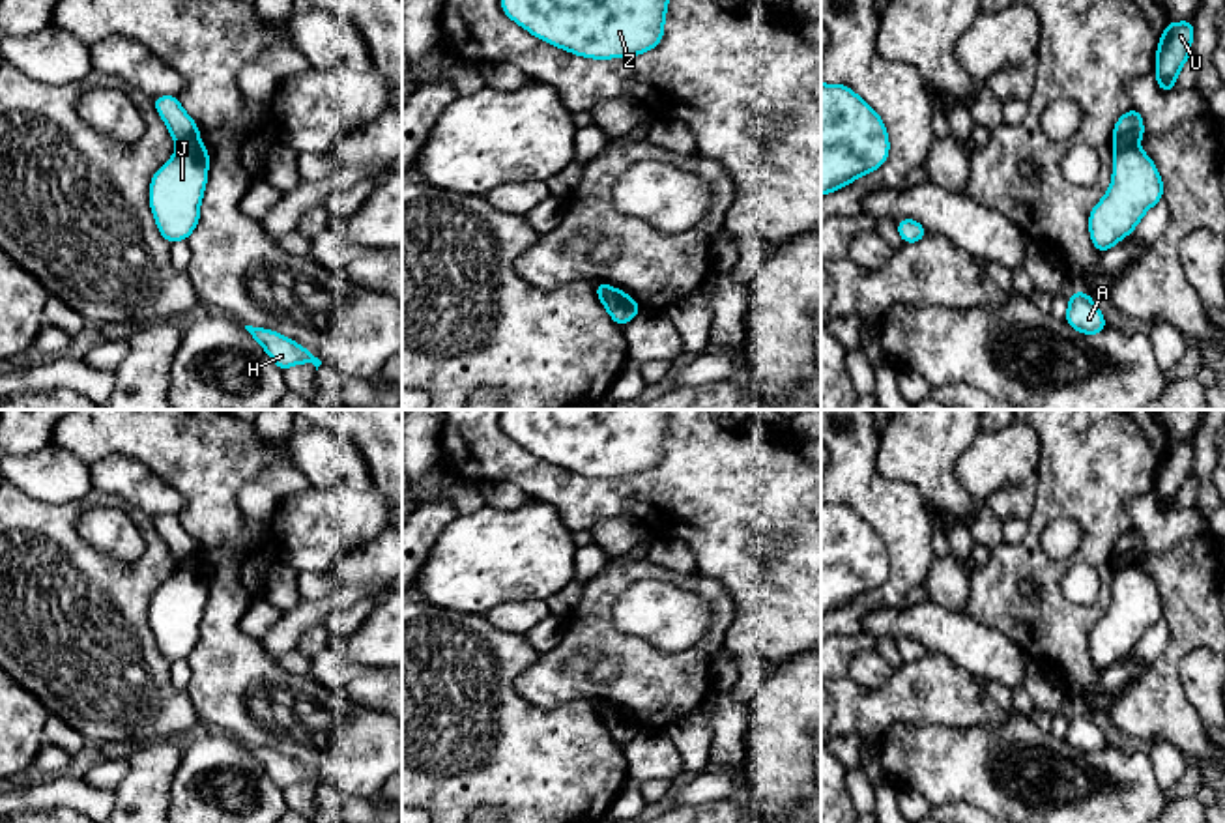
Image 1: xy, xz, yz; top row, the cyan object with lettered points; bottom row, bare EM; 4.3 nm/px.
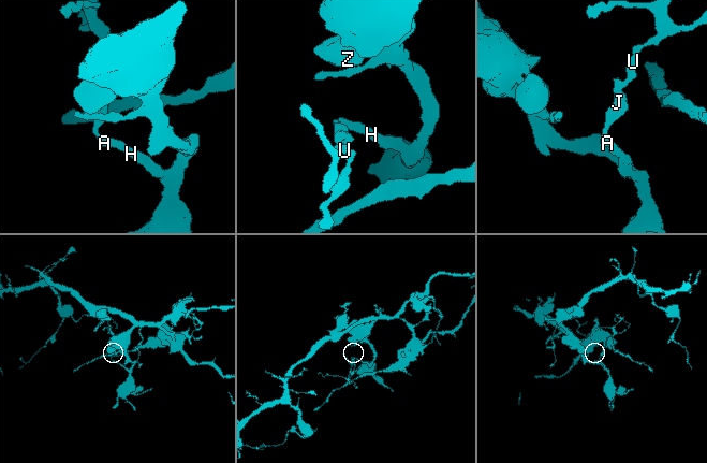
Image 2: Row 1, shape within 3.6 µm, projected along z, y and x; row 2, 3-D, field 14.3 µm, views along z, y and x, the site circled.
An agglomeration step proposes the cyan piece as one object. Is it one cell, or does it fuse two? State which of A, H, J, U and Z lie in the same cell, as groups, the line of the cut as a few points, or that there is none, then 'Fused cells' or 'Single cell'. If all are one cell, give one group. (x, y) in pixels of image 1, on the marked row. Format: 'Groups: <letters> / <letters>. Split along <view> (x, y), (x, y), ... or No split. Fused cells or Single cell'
Groups: A H J Z / U. Split along xy (199, 141), (178, 150). Fused cells

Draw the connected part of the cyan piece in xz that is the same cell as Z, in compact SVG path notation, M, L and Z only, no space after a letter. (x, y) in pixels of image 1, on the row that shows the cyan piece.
M499 0L535 37L584 58L630 58L664 37L670 0Z

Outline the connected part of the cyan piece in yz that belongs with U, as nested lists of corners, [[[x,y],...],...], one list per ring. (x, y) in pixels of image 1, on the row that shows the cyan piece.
[[[1193,21],[1167,22],[1156,51],[1156,80],[1161,92],[1175,90],[1184,62],[1193,54]]]

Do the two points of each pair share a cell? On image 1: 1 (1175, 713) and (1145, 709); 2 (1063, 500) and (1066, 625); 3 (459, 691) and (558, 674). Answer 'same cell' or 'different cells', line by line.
1: same cell
2: same cell
3: different cells

